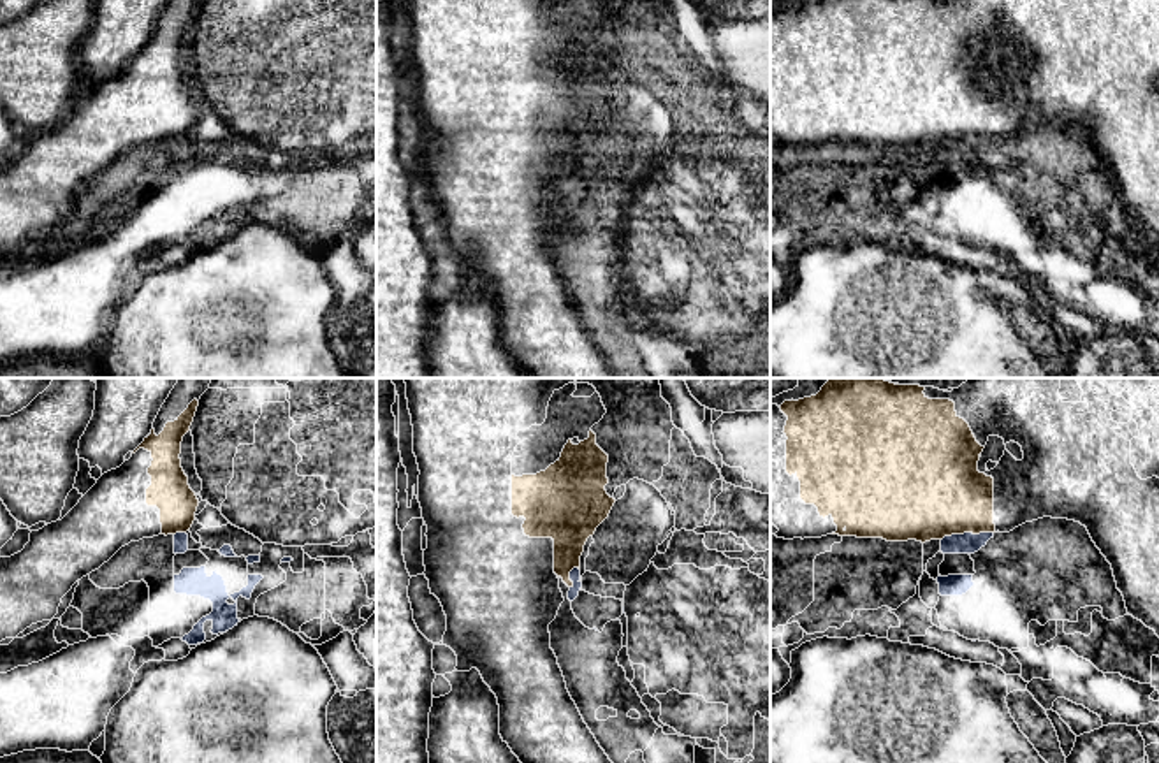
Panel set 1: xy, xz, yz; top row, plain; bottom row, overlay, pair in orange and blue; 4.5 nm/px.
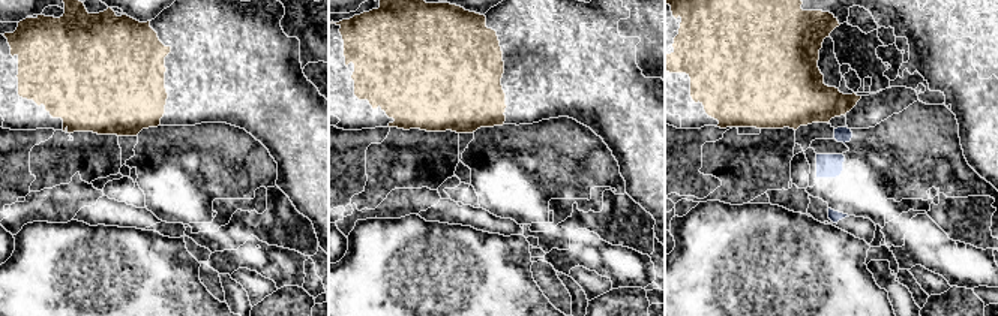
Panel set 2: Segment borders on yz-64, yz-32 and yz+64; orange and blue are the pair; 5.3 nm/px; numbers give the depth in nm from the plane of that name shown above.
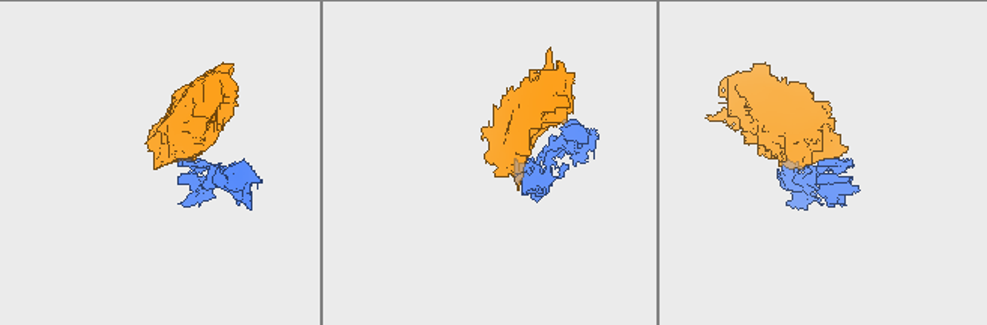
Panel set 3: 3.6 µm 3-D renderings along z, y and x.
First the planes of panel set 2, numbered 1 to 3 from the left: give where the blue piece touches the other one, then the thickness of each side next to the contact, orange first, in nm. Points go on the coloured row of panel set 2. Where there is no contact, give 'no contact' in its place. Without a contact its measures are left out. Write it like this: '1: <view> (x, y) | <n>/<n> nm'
1: no contact
2: no contact
3: no contact

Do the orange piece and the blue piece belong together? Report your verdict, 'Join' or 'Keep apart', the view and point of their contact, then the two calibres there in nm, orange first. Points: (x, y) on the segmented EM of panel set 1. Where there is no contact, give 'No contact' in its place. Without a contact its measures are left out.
Keep apart. Touches orange at yz (966, 531). Thickness 460 nm (orange) against 100 nm

